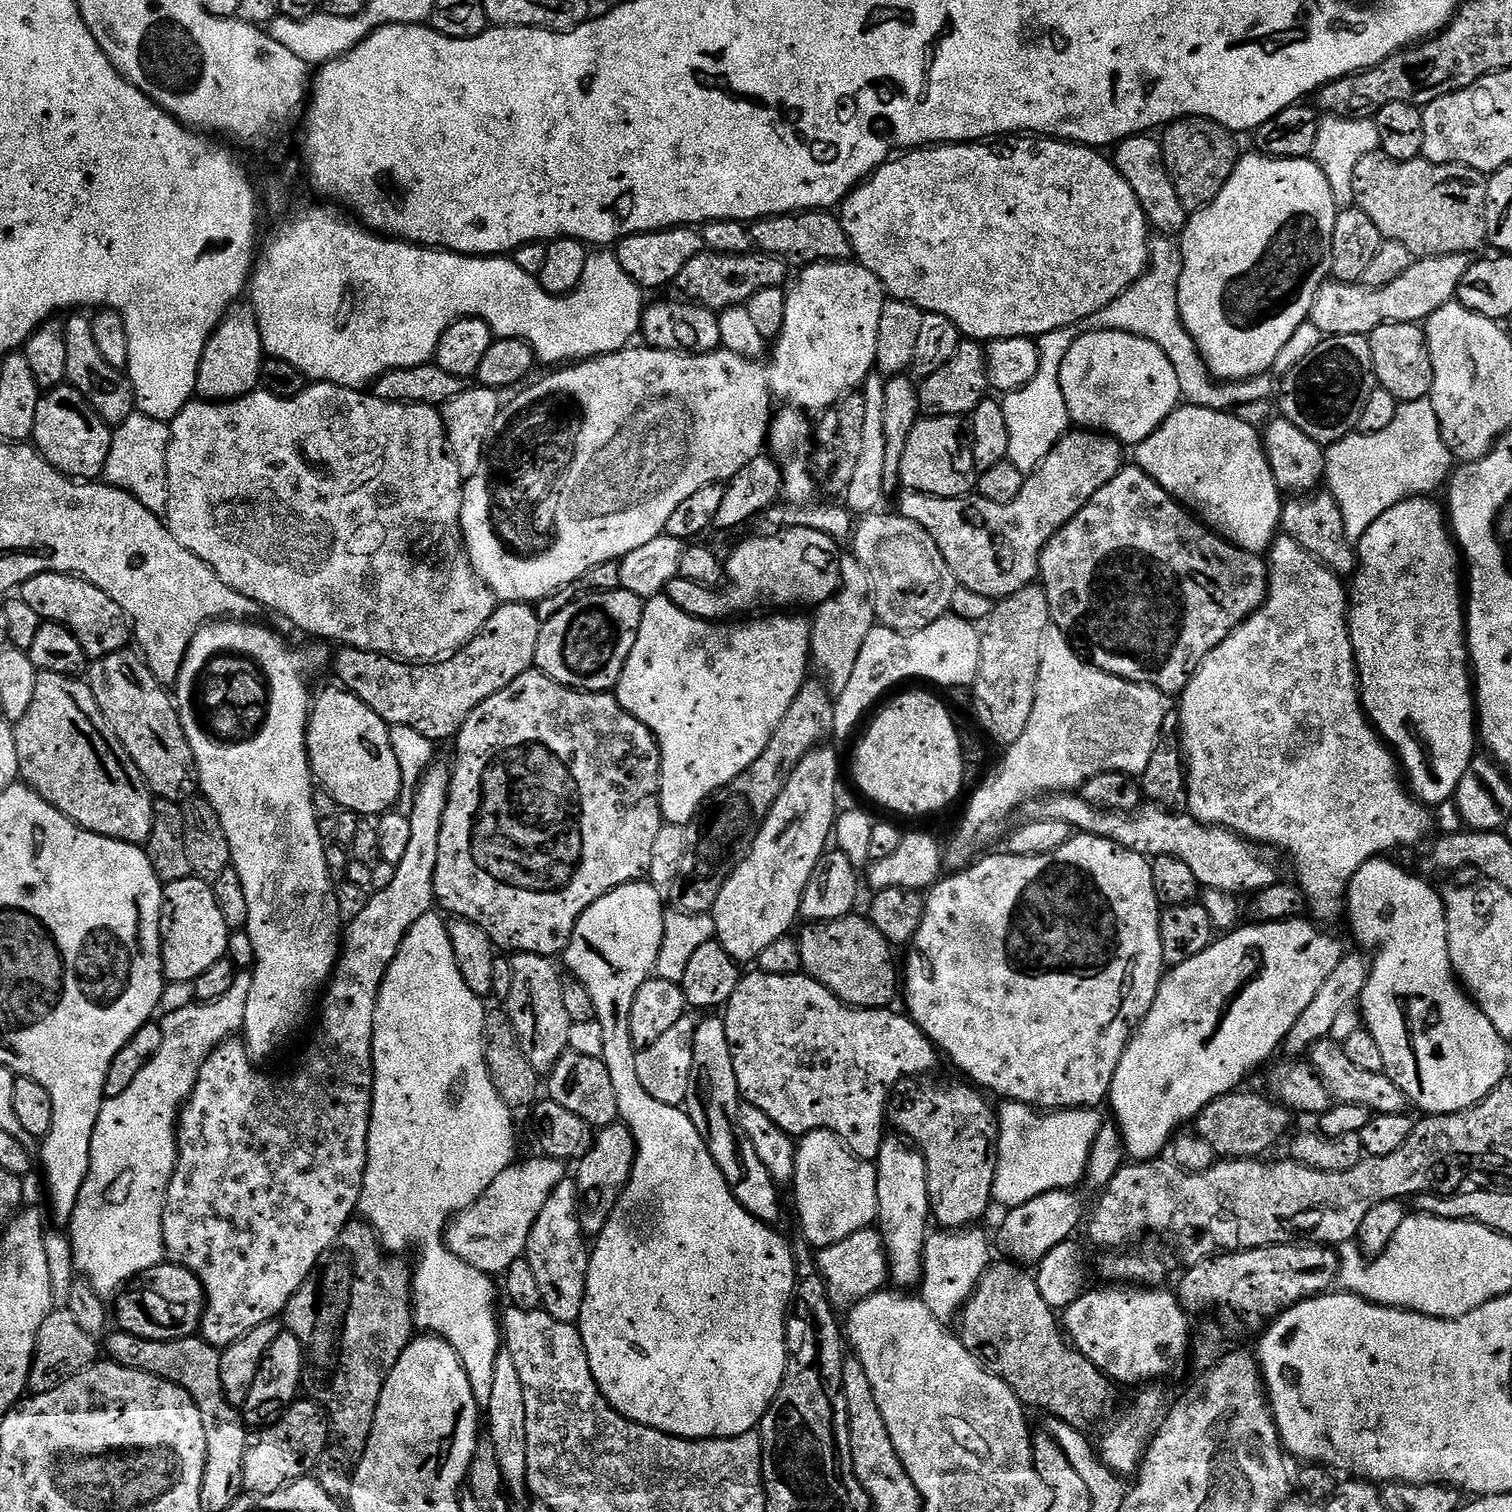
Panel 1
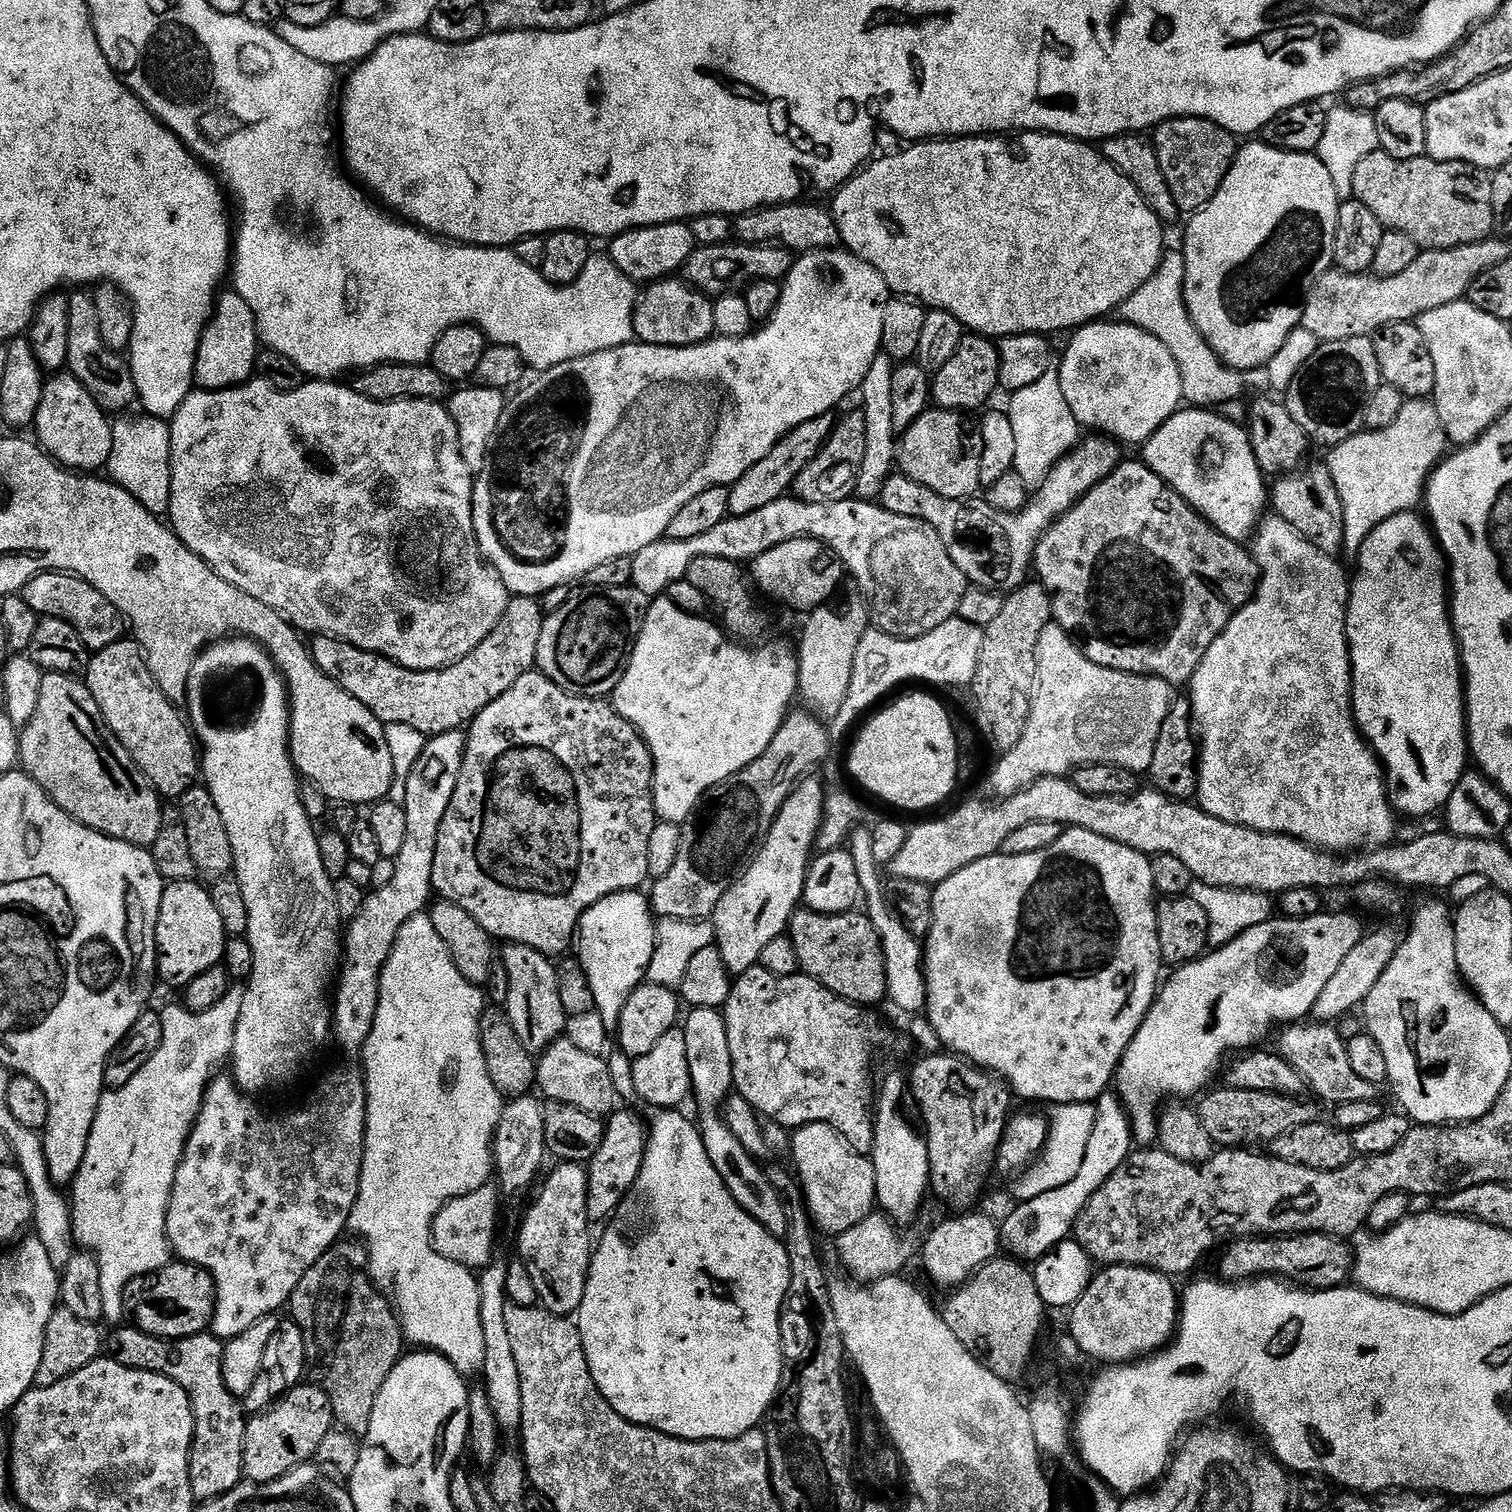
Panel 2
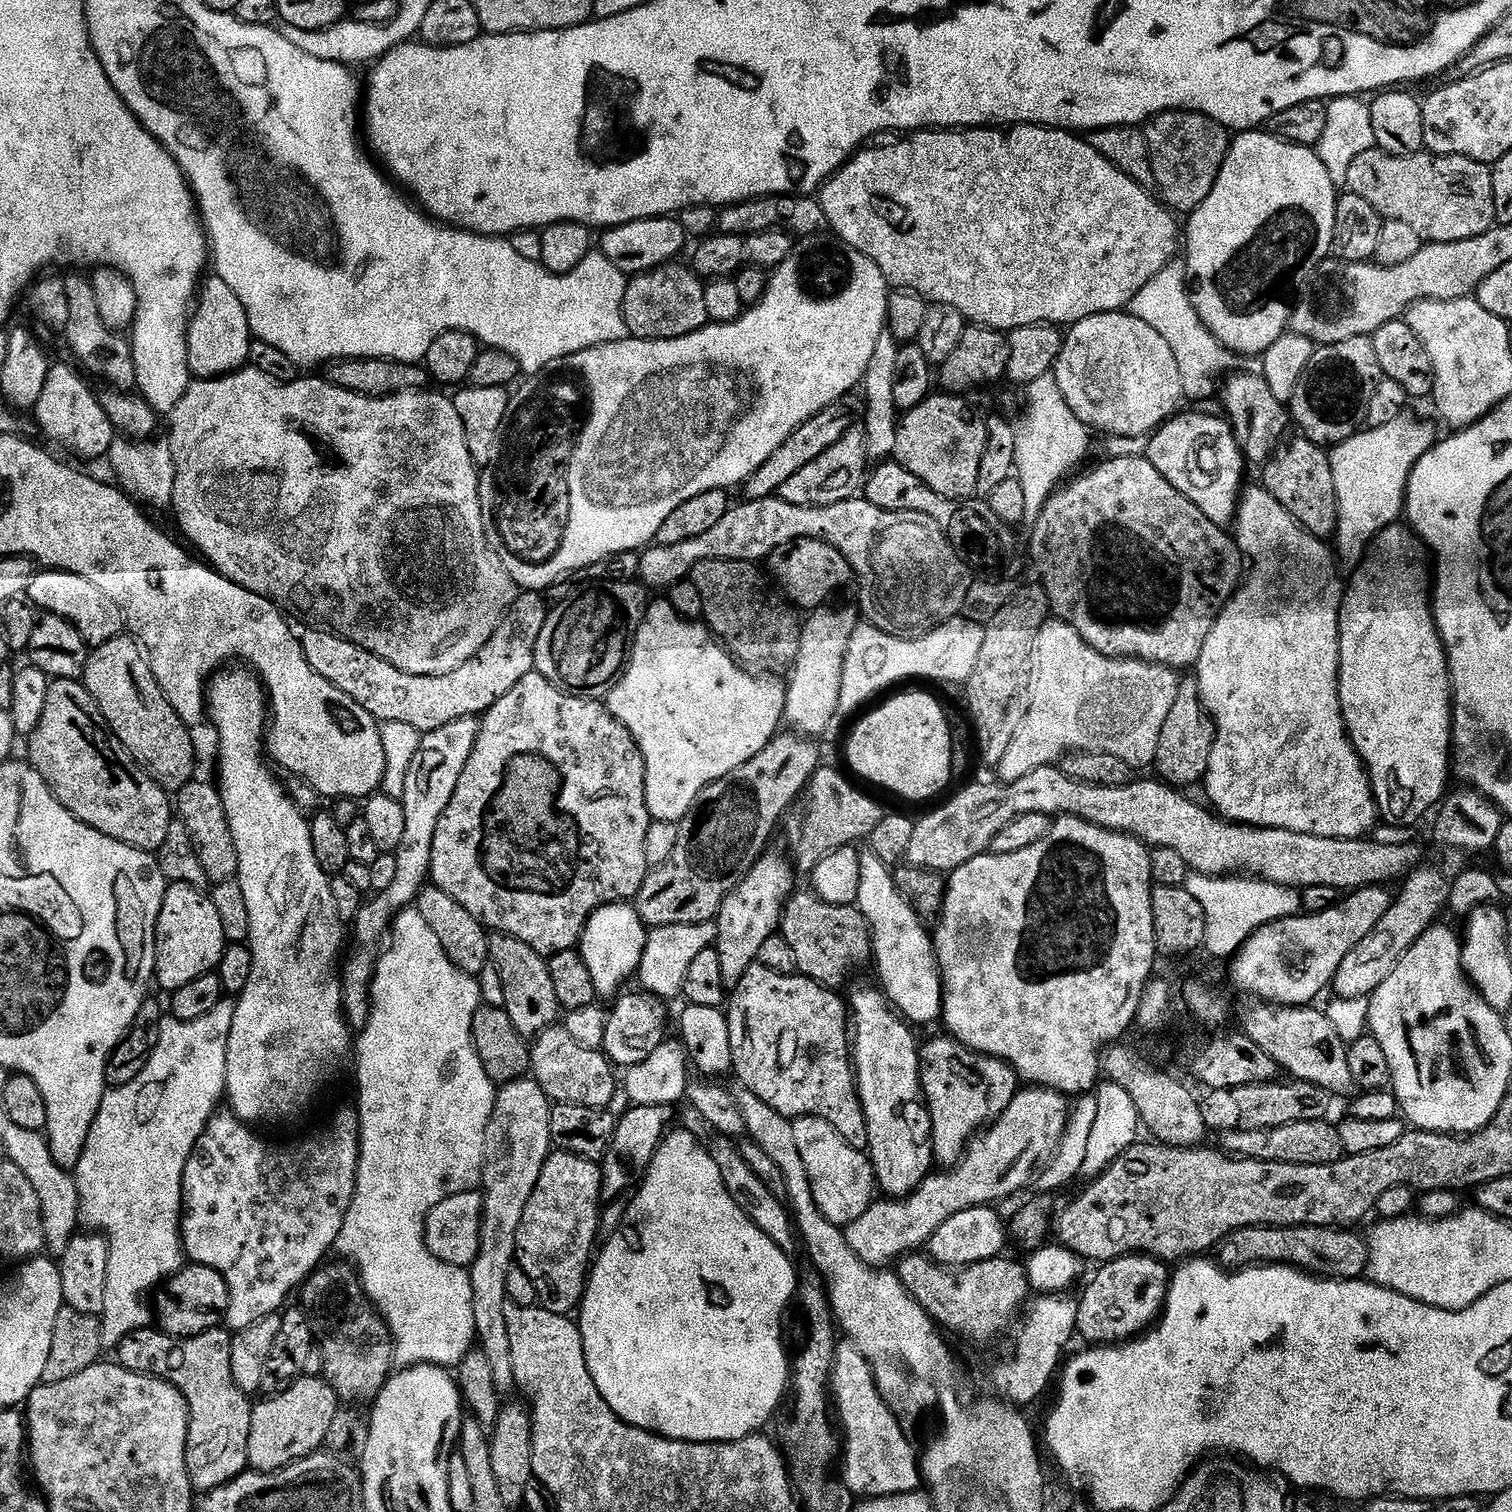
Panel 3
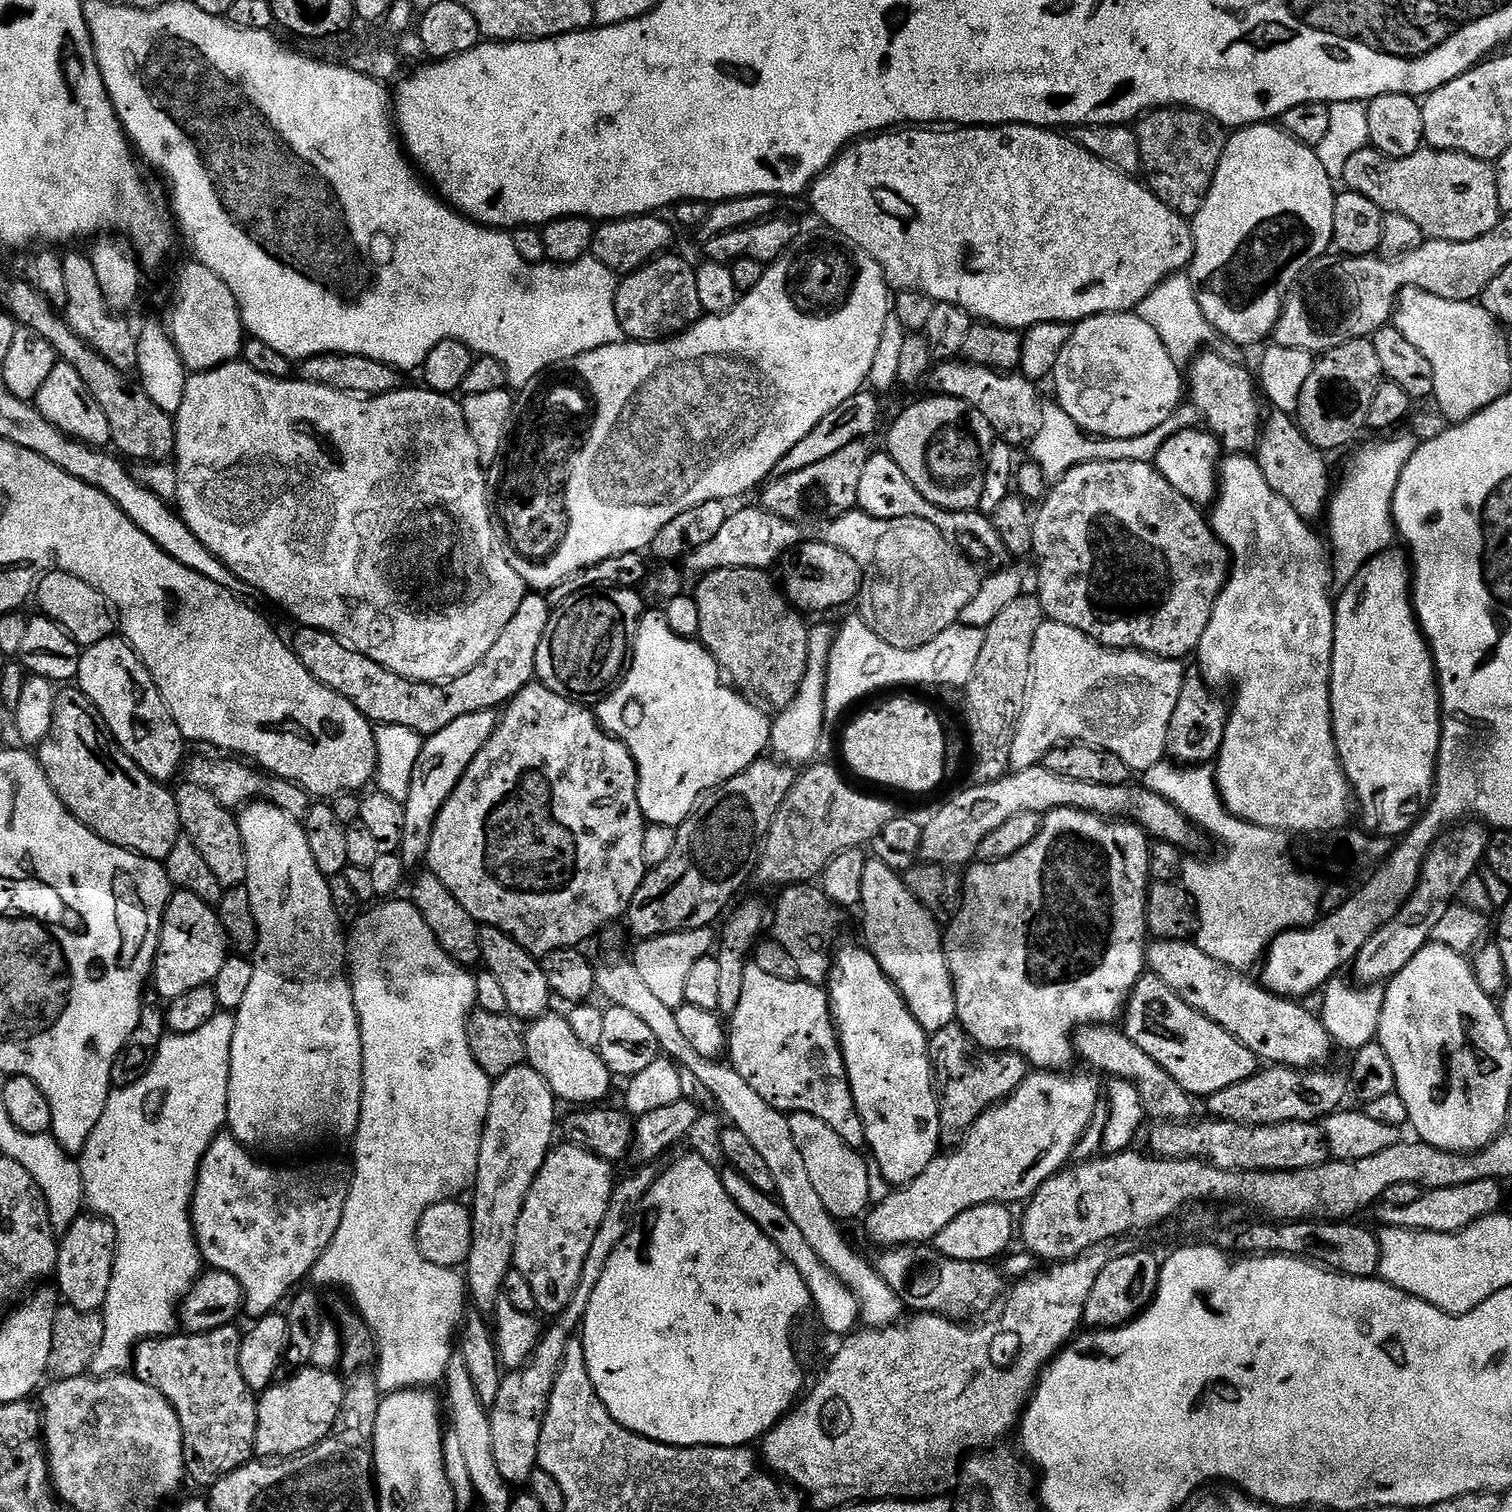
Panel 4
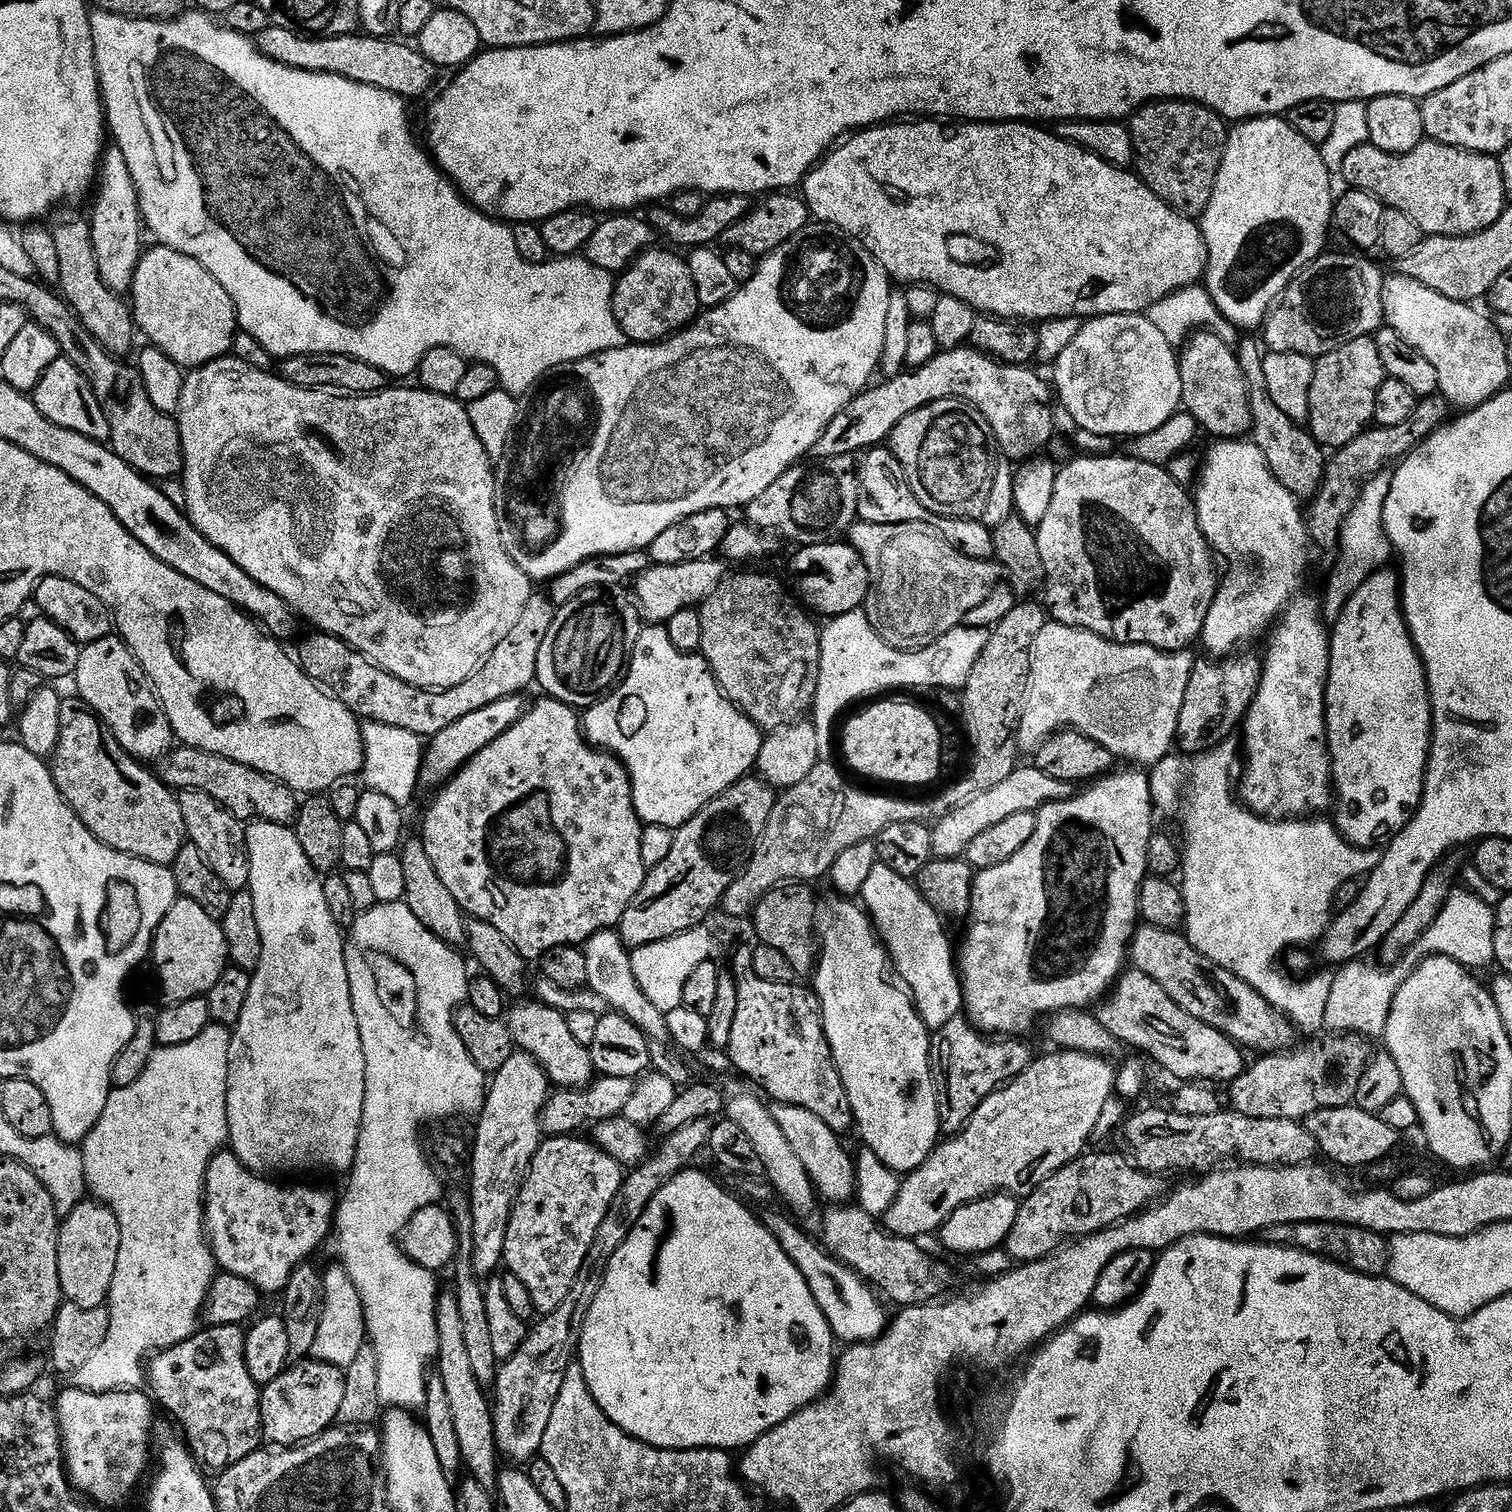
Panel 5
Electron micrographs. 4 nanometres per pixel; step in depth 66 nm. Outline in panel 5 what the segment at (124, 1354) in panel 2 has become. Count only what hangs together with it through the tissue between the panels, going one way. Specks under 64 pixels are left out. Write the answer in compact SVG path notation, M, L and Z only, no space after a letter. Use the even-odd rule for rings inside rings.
M238 1324L230 1326L211 1326L197 1331L195 1336L186 1338L169 1348L155 1353L146 1364L146 1384L155 1403L172 1412L184 1427L183 1439L196 1463L205 1473L219 1474L230 1466L242 1462L250 1454L261 1451L262 1433L260 1431L260 1394L261 1385L250 1378L246 1370L245 1329Z

